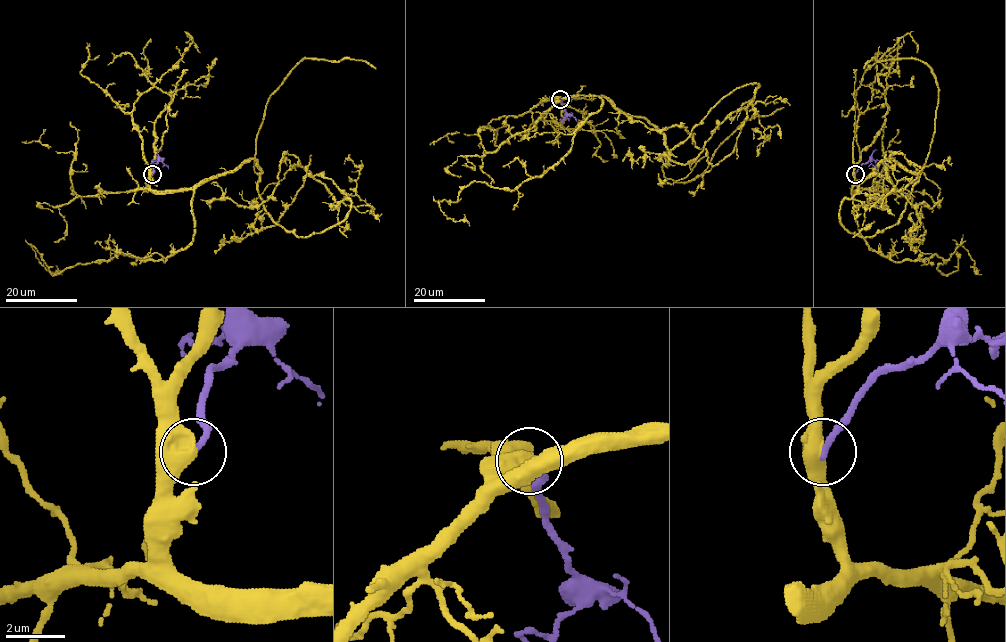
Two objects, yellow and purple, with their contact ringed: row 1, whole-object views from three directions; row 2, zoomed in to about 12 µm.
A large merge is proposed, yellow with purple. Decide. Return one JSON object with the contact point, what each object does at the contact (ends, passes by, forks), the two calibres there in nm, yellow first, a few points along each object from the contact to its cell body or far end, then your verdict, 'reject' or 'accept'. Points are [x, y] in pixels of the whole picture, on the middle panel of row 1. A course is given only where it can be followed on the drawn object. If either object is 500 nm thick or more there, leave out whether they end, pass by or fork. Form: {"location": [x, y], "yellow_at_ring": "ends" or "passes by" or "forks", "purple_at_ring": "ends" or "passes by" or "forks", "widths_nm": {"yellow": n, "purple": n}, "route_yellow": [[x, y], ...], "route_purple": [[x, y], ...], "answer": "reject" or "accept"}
{"location": [560, 99], "widths_nm": {"yellow": 750, "purple": 200}, "route_yellow": [[561, 98], [645, 118], [667, 161], [722, 99], [759, 86], [715, 165], [686, 127], [618, 125]], "route_purple": [[561, 99], [565, 116], [570, 119]], "answer": "reject"}

